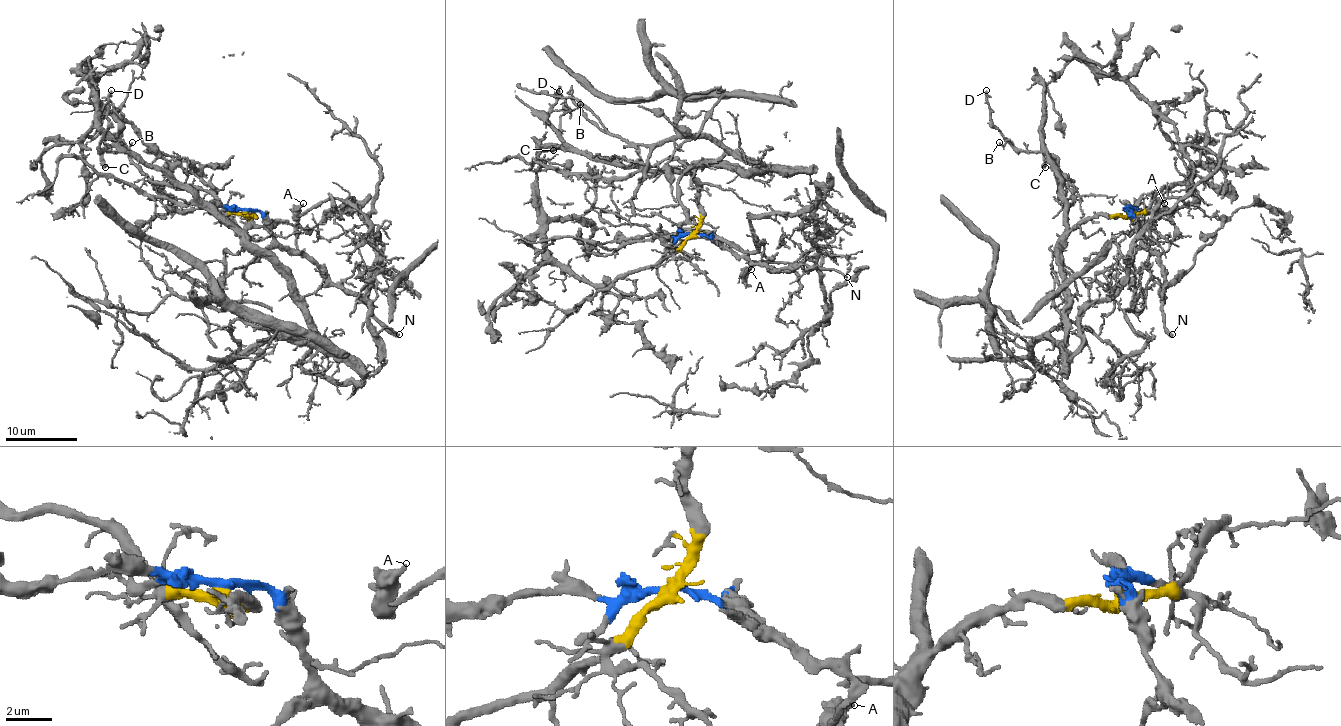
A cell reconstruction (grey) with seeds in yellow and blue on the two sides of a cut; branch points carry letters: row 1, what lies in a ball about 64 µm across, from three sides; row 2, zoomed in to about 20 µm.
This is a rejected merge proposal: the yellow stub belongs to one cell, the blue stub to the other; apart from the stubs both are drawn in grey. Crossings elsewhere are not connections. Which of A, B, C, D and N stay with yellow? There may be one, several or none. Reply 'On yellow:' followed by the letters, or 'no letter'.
On yellow: B, C, D

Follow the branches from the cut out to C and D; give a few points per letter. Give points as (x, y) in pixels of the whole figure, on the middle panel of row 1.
C: (693, 233), (700, 217), (698, 184), (689, 173), (621, 168), (574, 150), (556, 147), (553, 150)
D: (693, 233), (700, 217), (698, 184), (689, 173), (621, 168), (589, 159), (572, 148), (547, 114), (558, 91)

